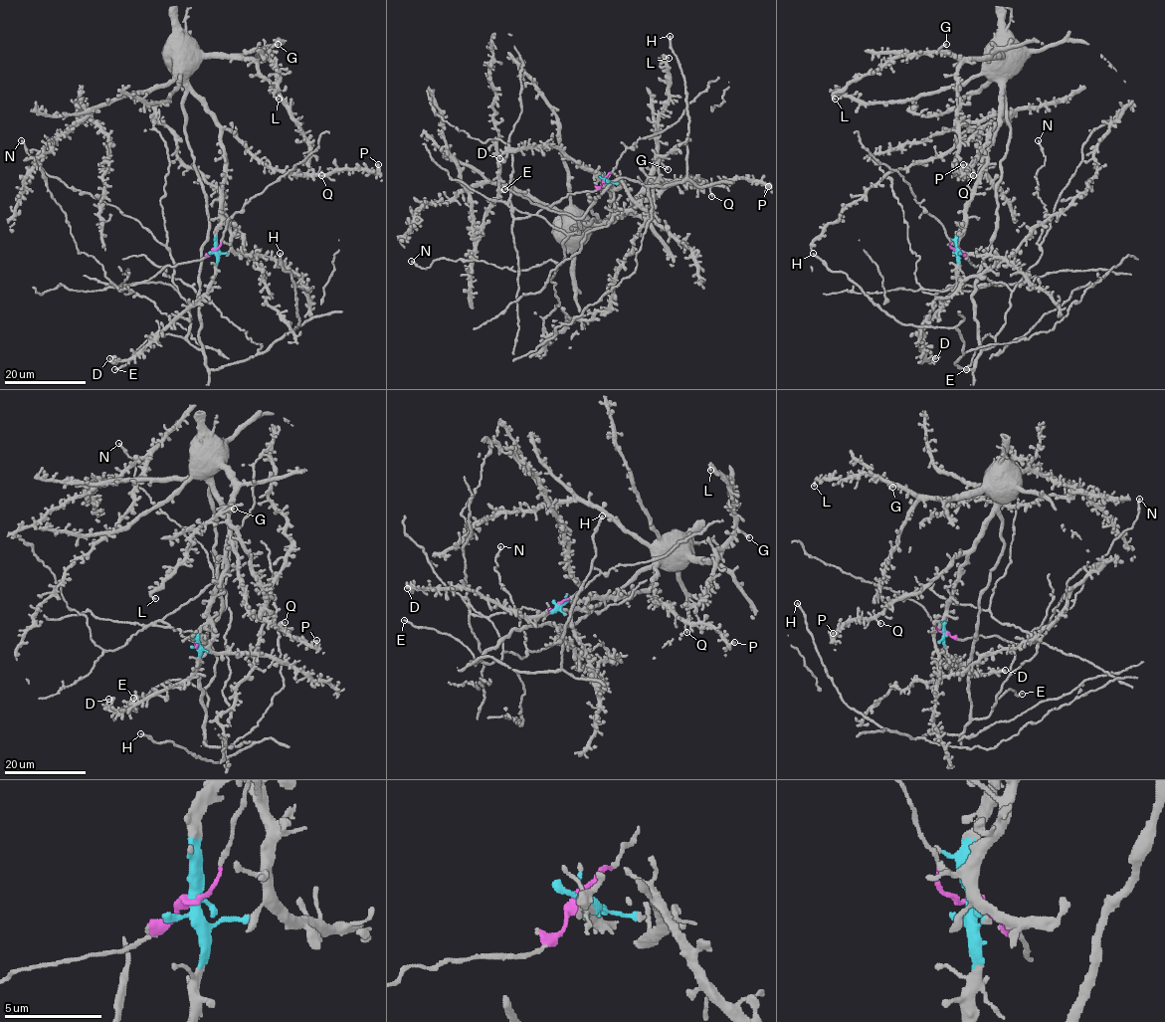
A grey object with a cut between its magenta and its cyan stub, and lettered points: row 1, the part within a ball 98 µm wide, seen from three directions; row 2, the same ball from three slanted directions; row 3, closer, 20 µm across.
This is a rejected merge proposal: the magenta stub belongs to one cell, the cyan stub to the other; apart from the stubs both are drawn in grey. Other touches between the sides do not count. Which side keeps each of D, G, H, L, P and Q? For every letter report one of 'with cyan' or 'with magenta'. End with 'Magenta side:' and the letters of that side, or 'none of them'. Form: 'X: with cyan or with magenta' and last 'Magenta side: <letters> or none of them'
D: with cyan
G: with cyan
H: with cyan
L: with cyan
P: with cyan
Q: with cyan
Magenta side: none of them

